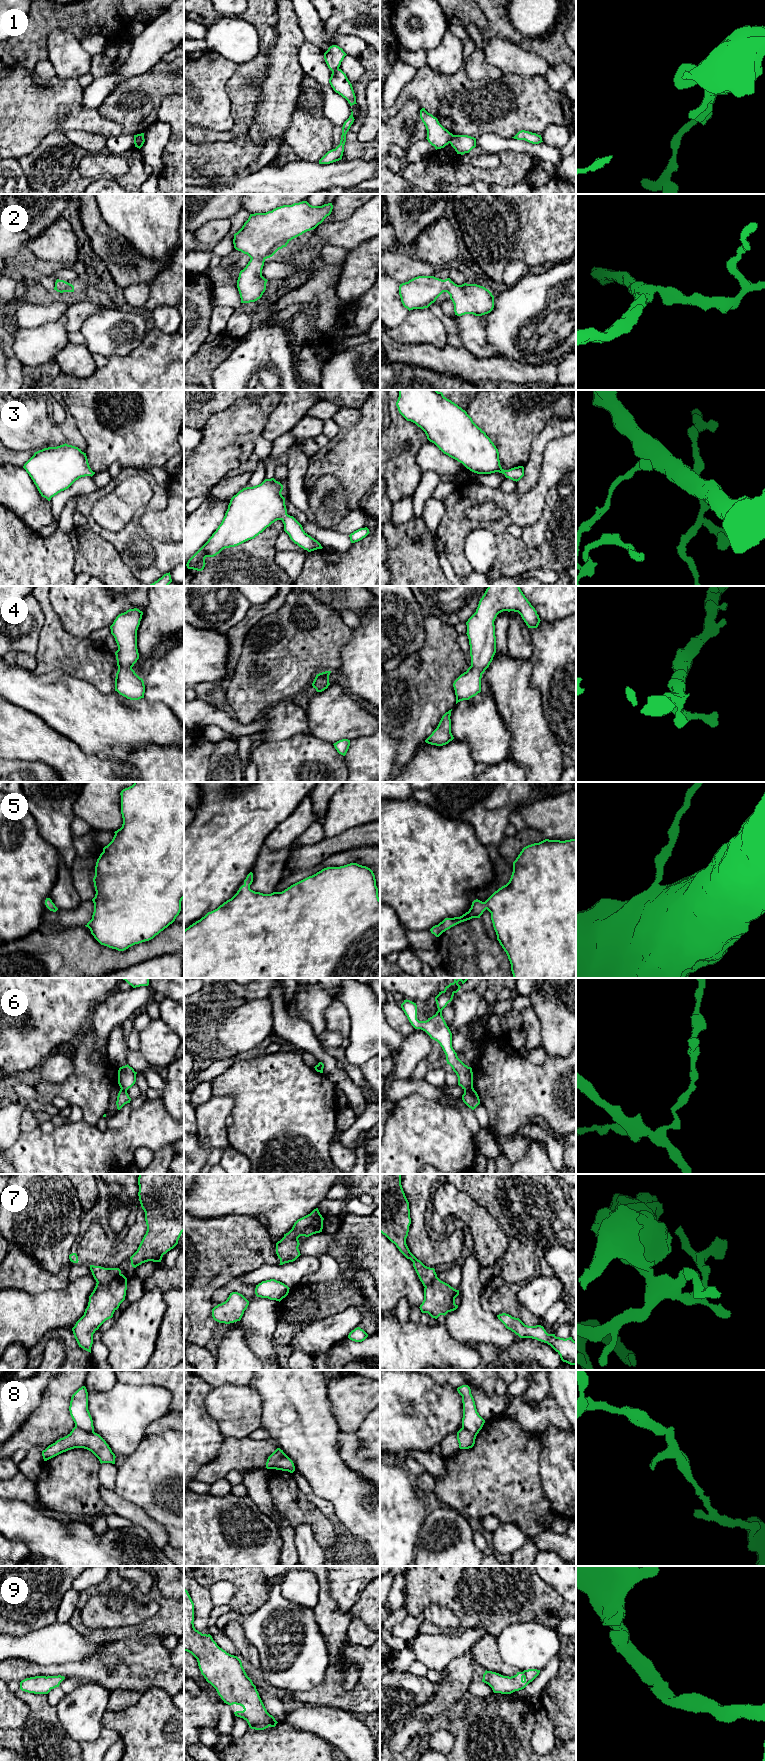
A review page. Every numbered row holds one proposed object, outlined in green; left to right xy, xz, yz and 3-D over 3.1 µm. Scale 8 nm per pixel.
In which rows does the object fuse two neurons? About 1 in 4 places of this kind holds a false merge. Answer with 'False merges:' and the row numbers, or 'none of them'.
False merges: 1, 6, 7, 8

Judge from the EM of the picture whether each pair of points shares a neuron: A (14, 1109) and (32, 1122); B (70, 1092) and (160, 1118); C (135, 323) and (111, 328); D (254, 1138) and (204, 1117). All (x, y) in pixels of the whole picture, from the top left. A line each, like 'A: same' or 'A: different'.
A: different
B: different
C: same
D: different

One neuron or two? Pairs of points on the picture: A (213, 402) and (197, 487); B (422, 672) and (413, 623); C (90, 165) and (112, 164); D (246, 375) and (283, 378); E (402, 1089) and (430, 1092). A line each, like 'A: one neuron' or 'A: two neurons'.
A: two neurons
B: two neurons
C: one neuron
D: one neuron
E: one neuron

